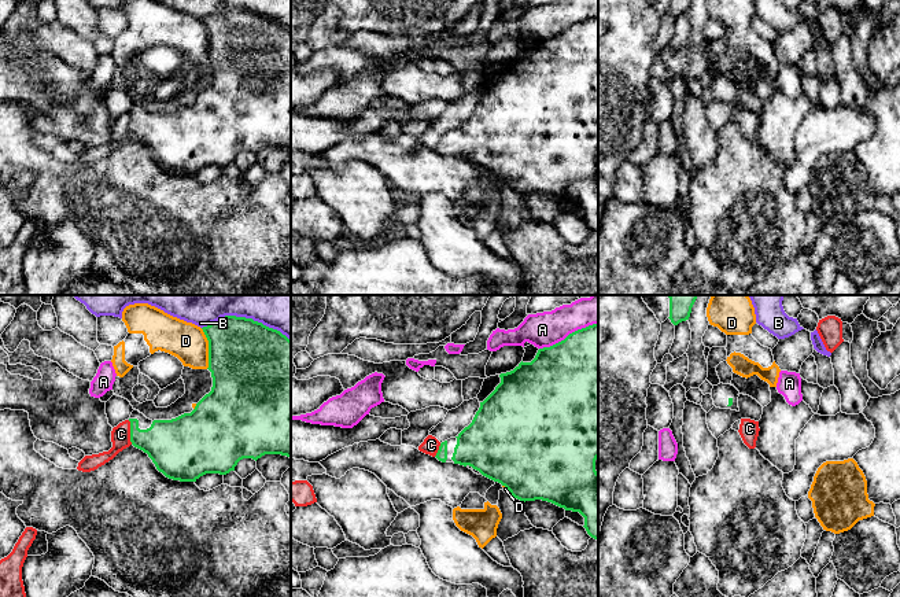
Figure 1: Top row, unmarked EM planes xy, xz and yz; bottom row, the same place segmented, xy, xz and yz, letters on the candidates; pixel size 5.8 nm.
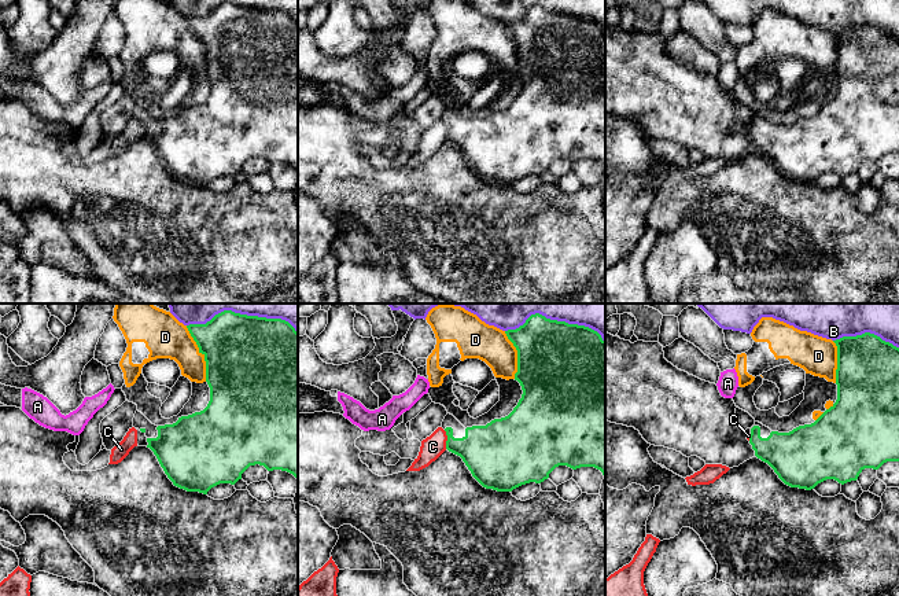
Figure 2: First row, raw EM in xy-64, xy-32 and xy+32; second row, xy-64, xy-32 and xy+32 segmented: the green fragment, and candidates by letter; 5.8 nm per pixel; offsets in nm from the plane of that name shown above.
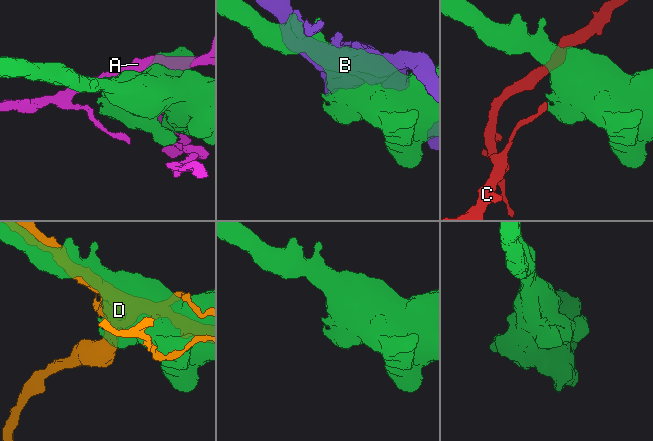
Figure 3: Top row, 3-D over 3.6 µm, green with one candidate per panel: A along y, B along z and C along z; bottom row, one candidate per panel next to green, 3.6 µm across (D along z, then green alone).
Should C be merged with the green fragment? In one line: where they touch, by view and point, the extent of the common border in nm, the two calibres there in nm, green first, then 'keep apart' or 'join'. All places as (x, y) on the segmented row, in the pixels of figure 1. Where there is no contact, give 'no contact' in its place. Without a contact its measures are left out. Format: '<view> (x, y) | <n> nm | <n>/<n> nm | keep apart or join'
xy (131, 432) | 150 nm | 280/110 nm | keep apart

